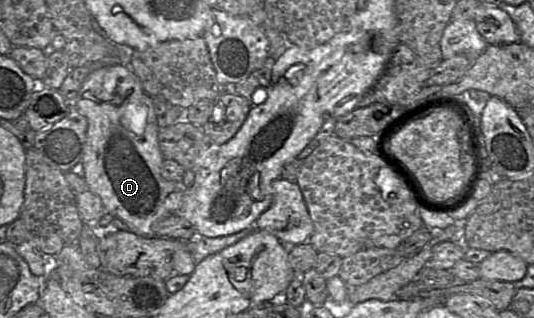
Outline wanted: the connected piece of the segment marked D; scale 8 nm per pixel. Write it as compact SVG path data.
M118 63L99 68L87 76L75 99L75 108L87 119L88 123L81 159L84 168L84 180L88 190L101 199L105 210L113 215L114 218L119 218L126 224L128 231L142 237L157 237L153 234L153 225L167 216L175 214L175 212L181 208L181 201L186 188L182 182L169 181L162 176L161 167L164 157L162 156L158 145L157 137L159 127L157 125L151 97L144 91L139 79L131 68L126 64Z

